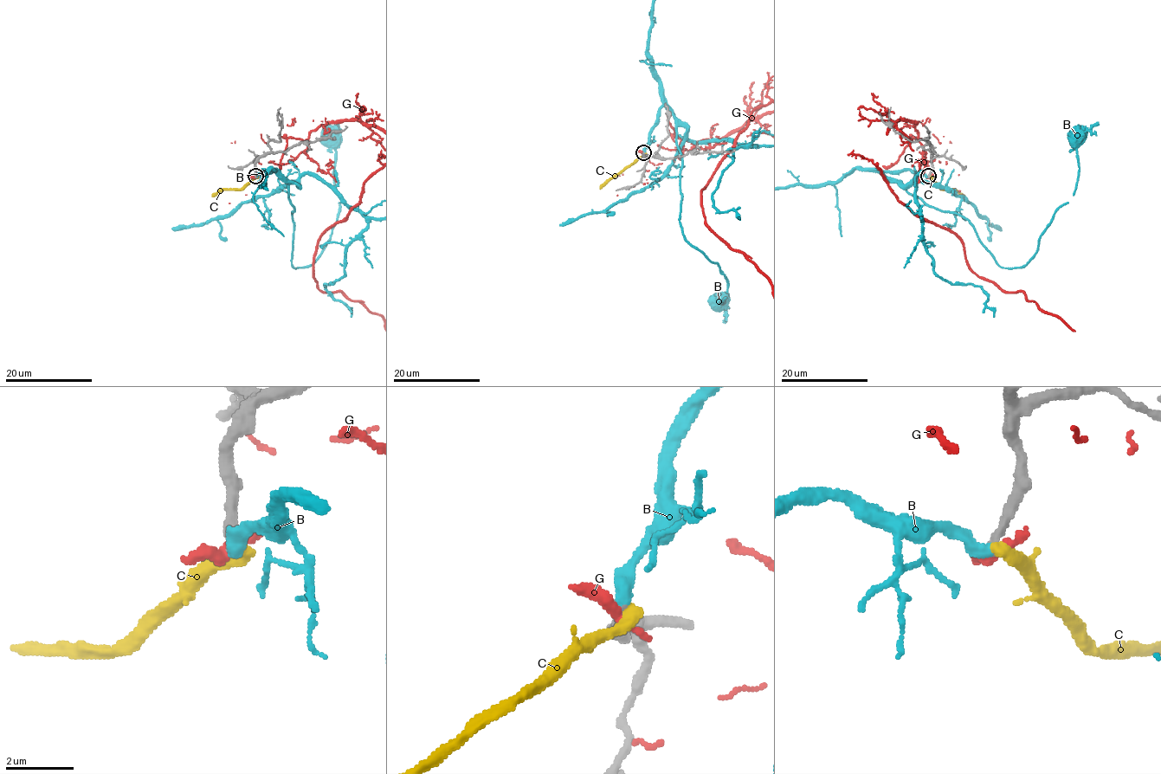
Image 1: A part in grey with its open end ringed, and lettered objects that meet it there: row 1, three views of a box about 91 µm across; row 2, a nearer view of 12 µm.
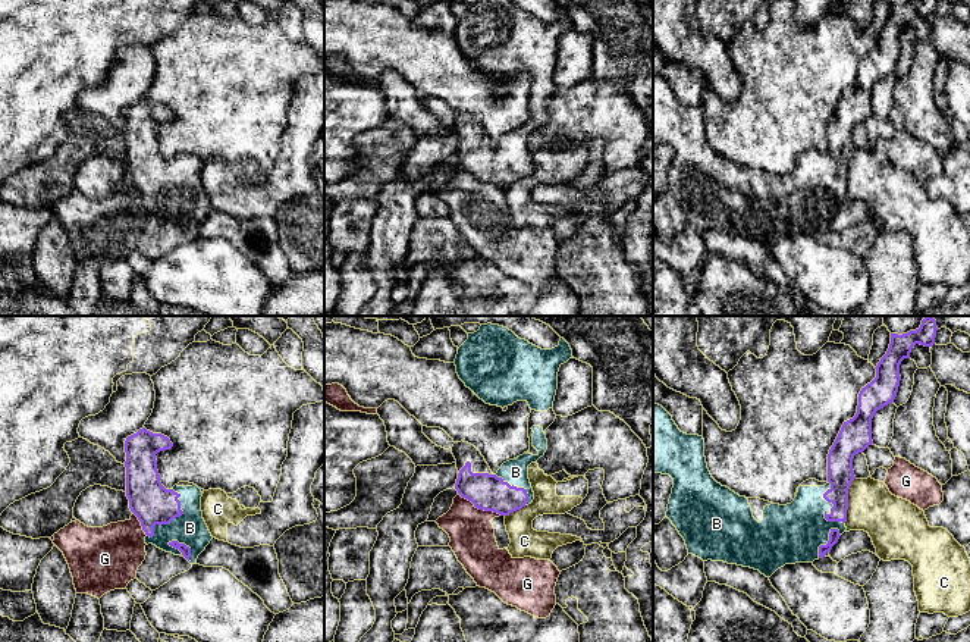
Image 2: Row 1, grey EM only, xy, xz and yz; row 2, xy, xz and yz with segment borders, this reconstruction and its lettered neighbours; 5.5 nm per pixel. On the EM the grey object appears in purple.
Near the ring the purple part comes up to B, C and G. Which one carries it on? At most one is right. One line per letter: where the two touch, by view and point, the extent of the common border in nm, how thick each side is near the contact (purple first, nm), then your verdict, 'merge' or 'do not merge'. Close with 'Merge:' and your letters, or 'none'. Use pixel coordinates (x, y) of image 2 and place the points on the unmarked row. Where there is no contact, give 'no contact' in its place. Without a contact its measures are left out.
B: contact xy (170, 191); length 300 nm; calibres 220 and 170 nm; merge
C: contact yz (847, 171); length 260 nm; calibres 140 and 260 nm; do not merge
G: contact xz (480, 179); length 260 nm; calibres 200 and 240 nm; do not merge
Merge: B

